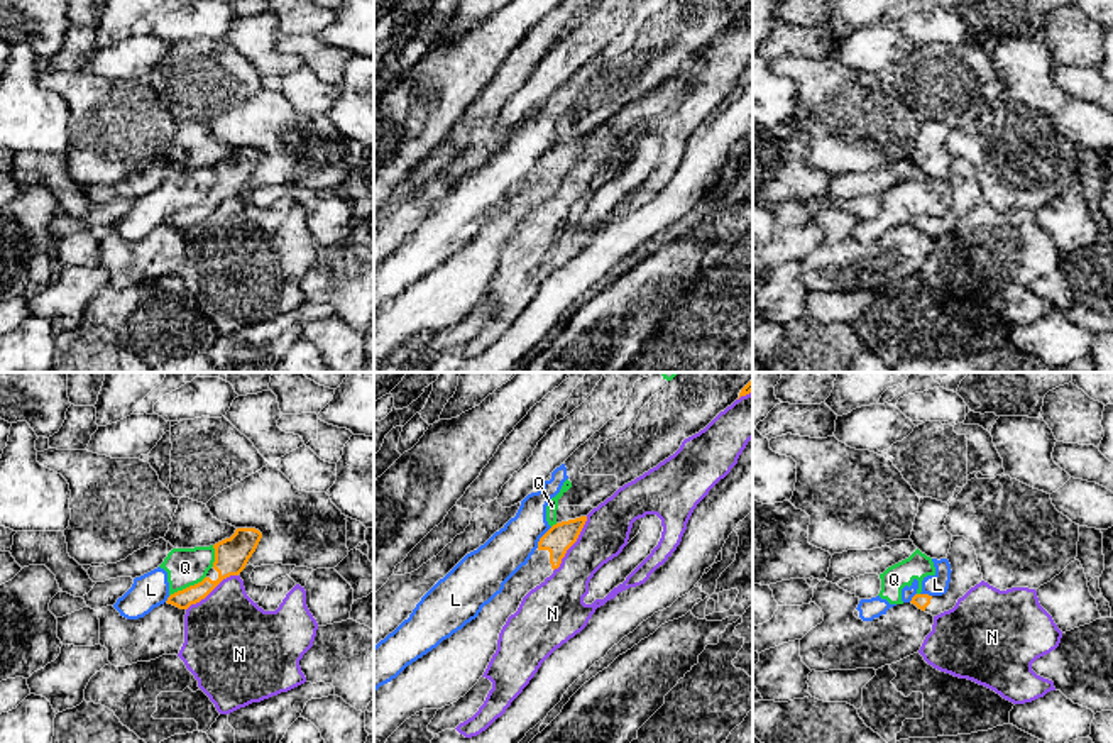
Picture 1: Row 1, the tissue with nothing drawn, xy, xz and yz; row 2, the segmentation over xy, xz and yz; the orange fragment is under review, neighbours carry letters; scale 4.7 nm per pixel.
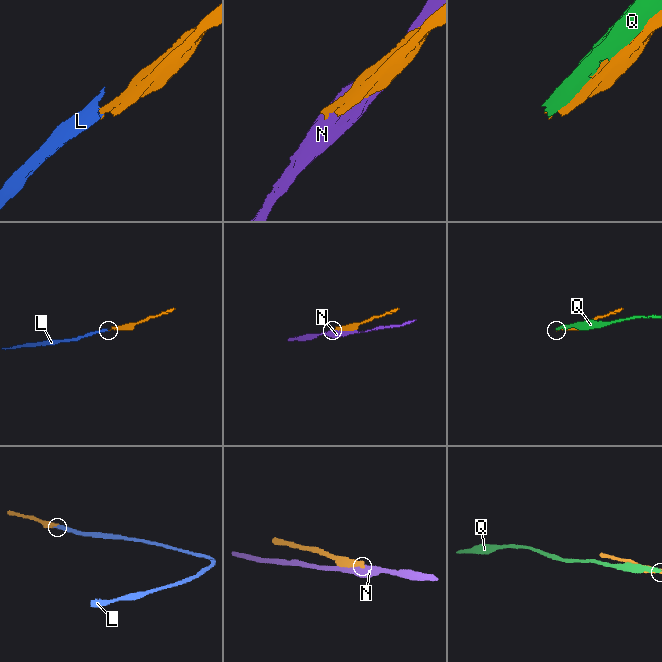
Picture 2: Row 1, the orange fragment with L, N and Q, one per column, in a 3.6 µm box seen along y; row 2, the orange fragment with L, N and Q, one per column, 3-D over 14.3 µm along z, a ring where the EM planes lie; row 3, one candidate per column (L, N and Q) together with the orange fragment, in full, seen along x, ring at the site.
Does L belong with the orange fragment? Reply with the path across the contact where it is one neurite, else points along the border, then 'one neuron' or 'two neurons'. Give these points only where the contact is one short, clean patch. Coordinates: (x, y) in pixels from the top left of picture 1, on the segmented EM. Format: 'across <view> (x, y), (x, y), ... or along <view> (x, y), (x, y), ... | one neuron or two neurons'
along xz (552, 527), (537, 547) | two neurons

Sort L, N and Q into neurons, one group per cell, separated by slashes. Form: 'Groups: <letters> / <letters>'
Groups: L Q / N

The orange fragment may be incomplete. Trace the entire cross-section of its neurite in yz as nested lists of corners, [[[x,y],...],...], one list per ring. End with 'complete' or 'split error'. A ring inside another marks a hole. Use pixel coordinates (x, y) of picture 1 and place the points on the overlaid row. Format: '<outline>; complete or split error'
[[[952,537],[946,559],[952,570],[947,592],[942,596],[915,594],[910,601],[932,616],[952,609],[959,597],[983,581],[976,550],[964,537]]]; split error

